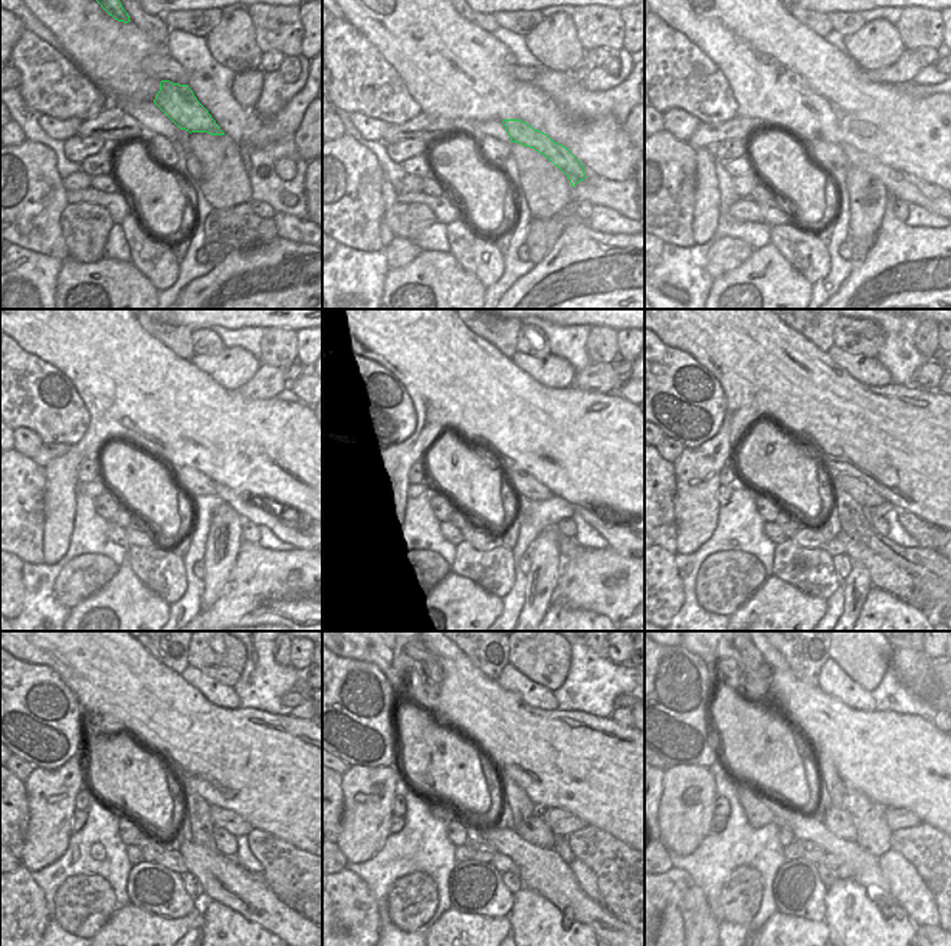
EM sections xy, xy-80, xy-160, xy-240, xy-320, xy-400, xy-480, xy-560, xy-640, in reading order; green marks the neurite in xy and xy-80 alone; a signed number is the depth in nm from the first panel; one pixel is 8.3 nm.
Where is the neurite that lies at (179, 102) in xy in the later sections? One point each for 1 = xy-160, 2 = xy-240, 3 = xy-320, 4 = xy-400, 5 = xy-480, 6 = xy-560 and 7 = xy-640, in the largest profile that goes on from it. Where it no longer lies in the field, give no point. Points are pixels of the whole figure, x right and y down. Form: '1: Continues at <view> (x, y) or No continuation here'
1: Continues at xy-160 (905, 187)
2: Continues at xy-240 (269, 515)
3: Continues at xy-320 (615, 534)
4: Continues at xy-400 (937, 534)
5: No continuation here
6: No continuation here
7: No continuation here

